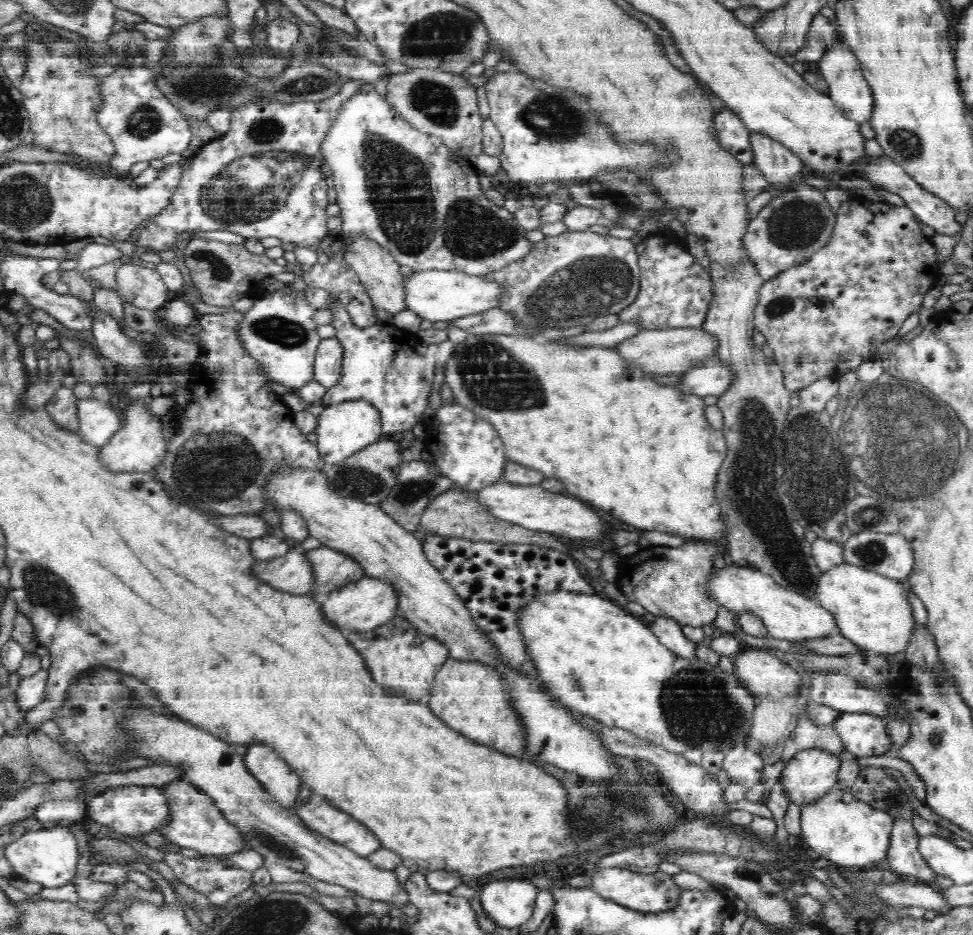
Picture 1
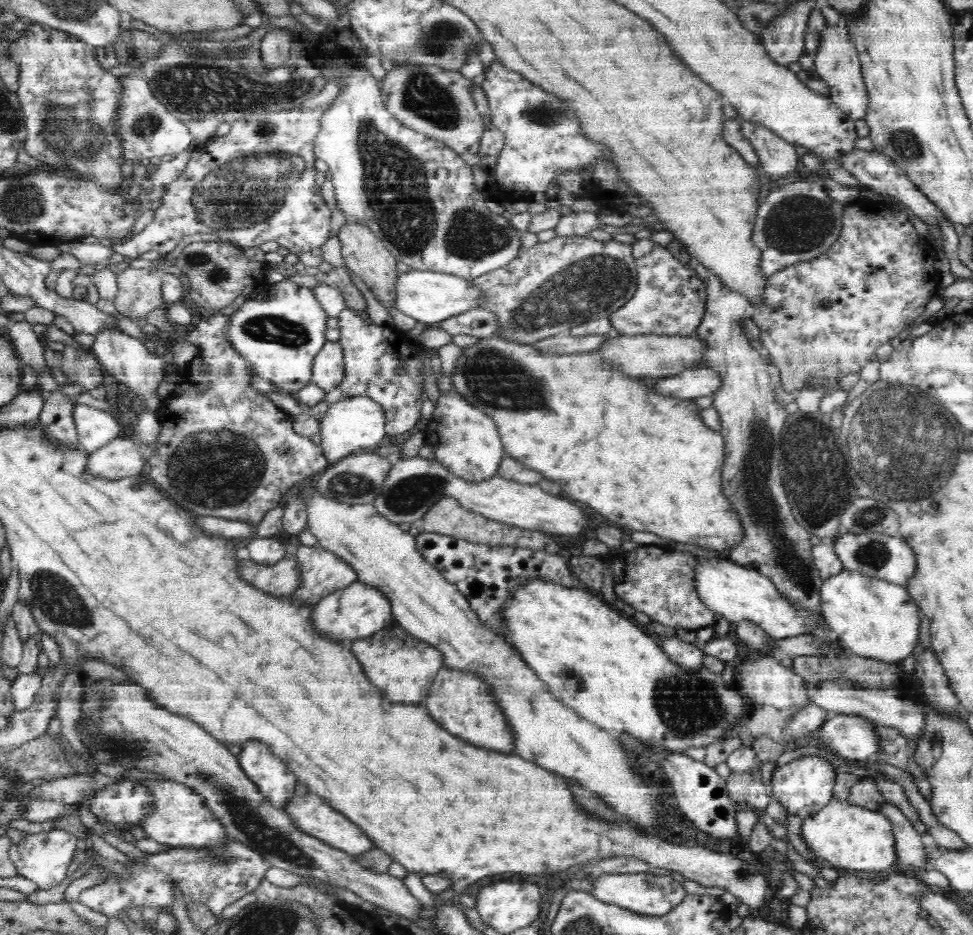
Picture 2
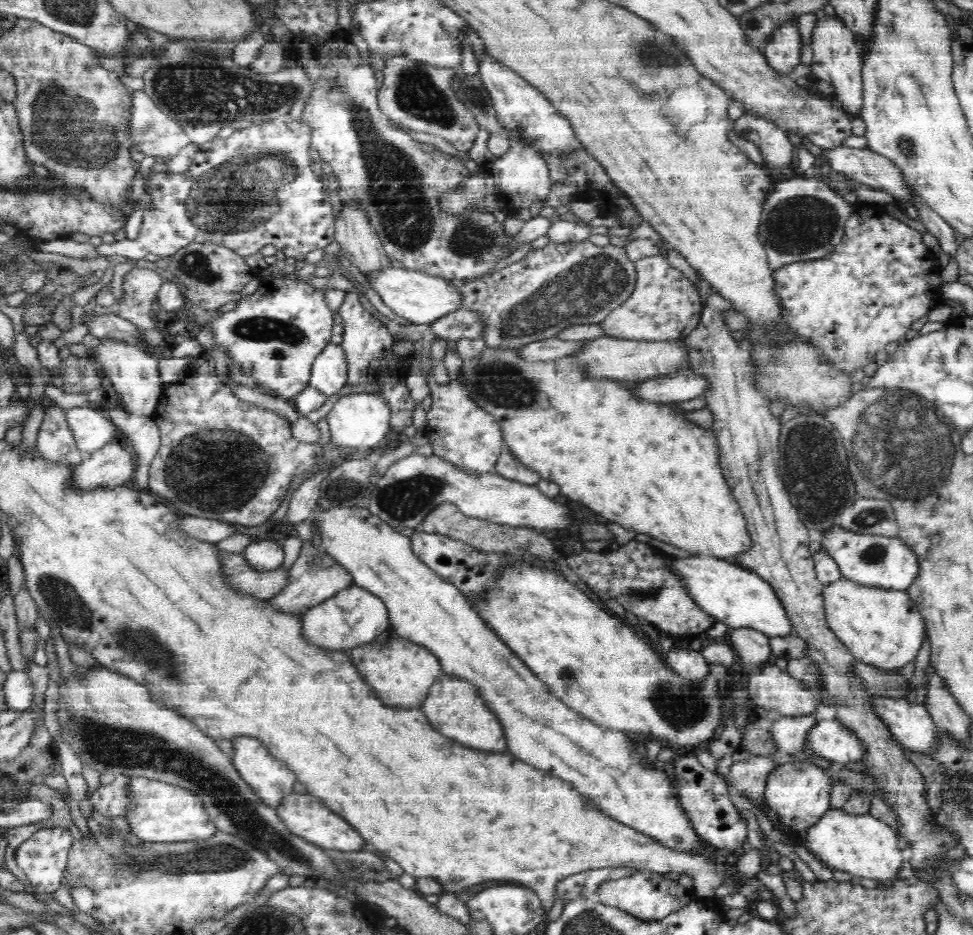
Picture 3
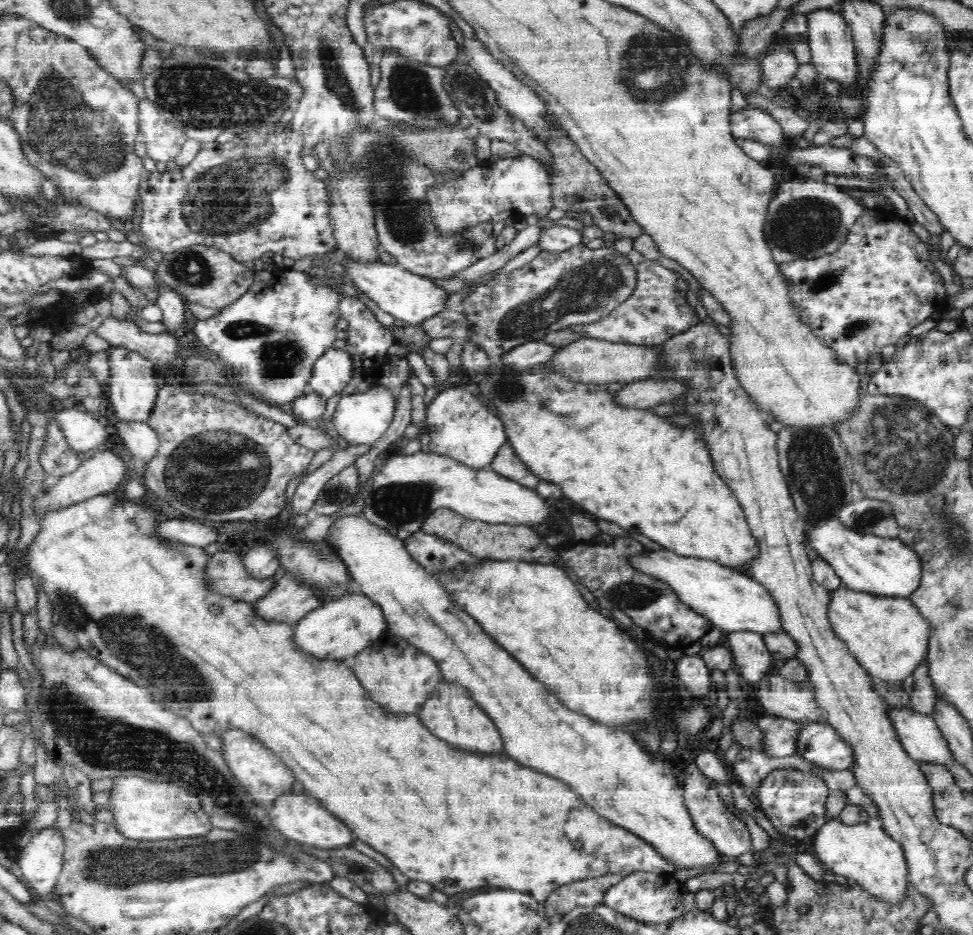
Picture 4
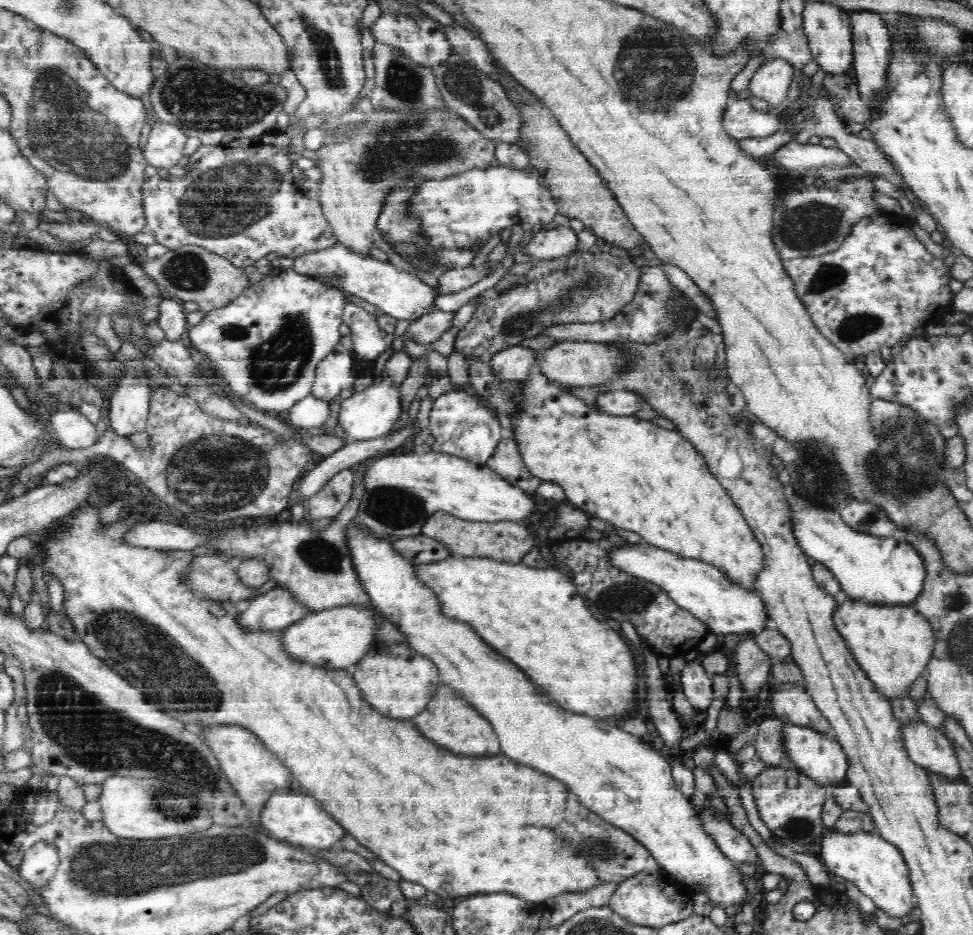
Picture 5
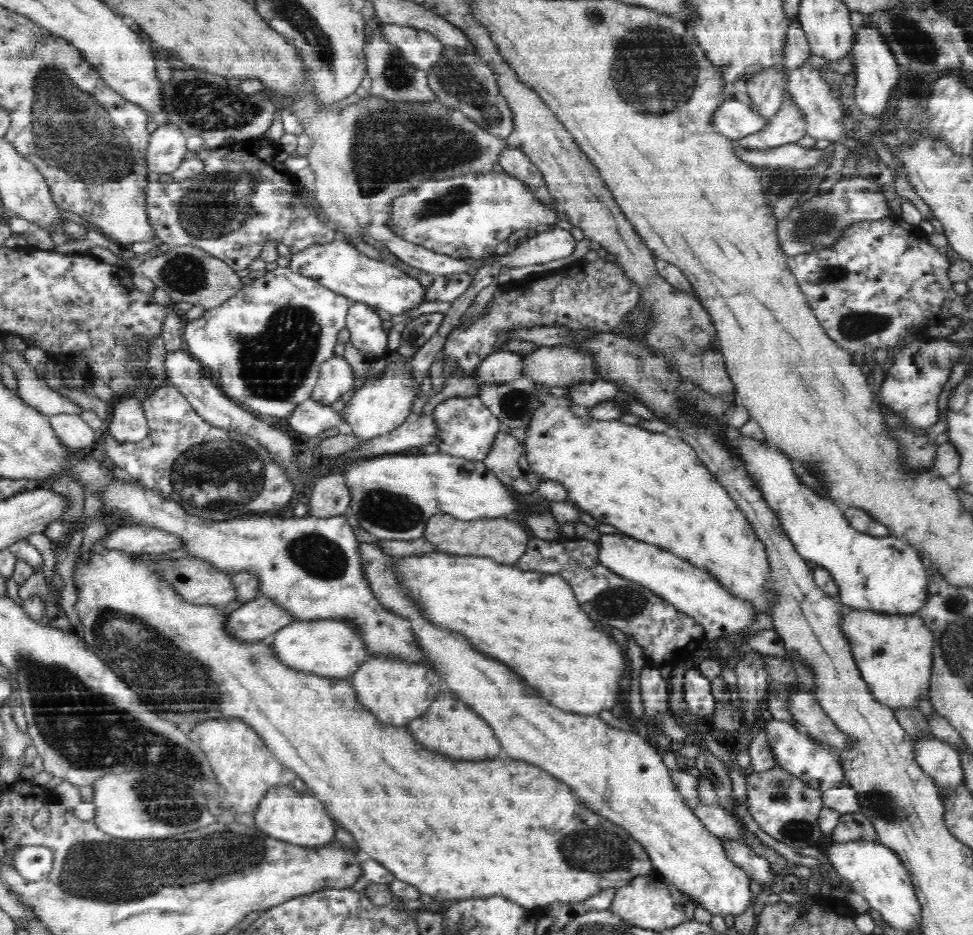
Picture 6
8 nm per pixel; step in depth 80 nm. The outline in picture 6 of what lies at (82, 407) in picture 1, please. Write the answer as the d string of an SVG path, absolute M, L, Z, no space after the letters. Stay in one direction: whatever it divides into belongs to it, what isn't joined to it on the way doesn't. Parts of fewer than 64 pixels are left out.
M55 414L50 417L49 423L61 444L70 450L87 452L99 442L96 431L78 414Z

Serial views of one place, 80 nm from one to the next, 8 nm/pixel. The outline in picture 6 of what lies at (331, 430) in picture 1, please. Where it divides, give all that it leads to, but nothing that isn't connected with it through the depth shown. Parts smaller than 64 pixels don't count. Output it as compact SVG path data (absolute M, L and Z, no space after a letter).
M408 363L403 365L388 365L382 376L373 380L364 388L355 389L354 395L345 404L342 411L345 424L352 429L352 435L362 440L370 440L382 436L383 434L396 430L398 426L406 422L406 418L411 415L412 404L421 394L420 386L412 379Z

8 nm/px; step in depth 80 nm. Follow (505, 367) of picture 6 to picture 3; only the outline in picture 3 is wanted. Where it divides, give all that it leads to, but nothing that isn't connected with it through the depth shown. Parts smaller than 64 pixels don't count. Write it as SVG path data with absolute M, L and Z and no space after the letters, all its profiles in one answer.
M552 337L541 341L532 342L519 349L520 358L528 362L546 362L569 356L576 352L586 341L564 341Z

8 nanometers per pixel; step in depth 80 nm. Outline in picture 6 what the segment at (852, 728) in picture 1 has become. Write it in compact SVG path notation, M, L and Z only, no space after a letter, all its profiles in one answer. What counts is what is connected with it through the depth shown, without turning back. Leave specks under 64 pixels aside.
M772 719L765 725L770 752L775 760L775 766L789 772L817 788L820 793L836 785L845 783L844 769L838 752L826 744L817 742L809 733L796 730L790 722Z

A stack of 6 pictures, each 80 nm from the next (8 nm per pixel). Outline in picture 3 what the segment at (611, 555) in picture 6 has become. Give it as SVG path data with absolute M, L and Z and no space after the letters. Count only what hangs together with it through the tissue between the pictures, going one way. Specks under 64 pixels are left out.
M707 555L688 556L679 560L675 558L675 560L677 562L673 565L673 570L684 577L692 600L695 600L696 604L712 615L717 622L723 622L734 629L752 627L769 637L786 637L794 632L790 615L780 603L772 584L760 578L759 574L748 571L733 561L724 561Z

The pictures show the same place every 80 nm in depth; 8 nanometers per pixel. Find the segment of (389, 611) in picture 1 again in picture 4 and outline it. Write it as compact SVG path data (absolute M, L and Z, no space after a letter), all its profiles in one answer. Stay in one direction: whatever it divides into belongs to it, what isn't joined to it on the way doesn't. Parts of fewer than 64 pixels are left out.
M357 589L340 599L324 602L305 614L294 627L295 644L300 646L300 650L318 659L338 658L340 661L360 654L366 646L388 632L381 608Z

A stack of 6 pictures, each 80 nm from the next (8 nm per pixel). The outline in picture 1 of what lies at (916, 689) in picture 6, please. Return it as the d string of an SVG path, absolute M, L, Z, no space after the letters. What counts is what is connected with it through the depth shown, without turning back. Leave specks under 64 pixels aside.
M842 562L821 573L815 592L817 603L835 615L839 634L866 654L887 657L908 648L915 624L909 602L909 584Z

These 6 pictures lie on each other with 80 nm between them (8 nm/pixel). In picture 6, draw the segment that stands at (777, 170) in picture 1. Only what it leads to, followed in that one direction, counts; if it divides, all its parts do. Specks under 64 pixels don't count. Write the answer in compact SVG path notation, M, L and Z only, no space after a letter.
M733 98L726 99L716 110L714 122L714 127L720 134L736 142L742 137L759 133L767 128L770 120L762 119L750 105Z

